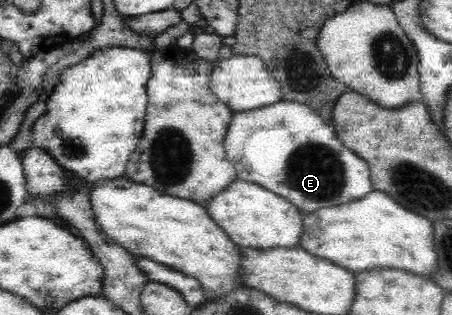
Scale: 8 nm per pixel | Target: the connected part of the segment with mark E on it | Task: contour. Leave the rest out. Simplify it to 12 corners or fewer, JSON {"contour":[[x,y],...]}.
{"contour":[[295,101],[232,112],[236,177],[301,213],[369,193],[333,123]]}

